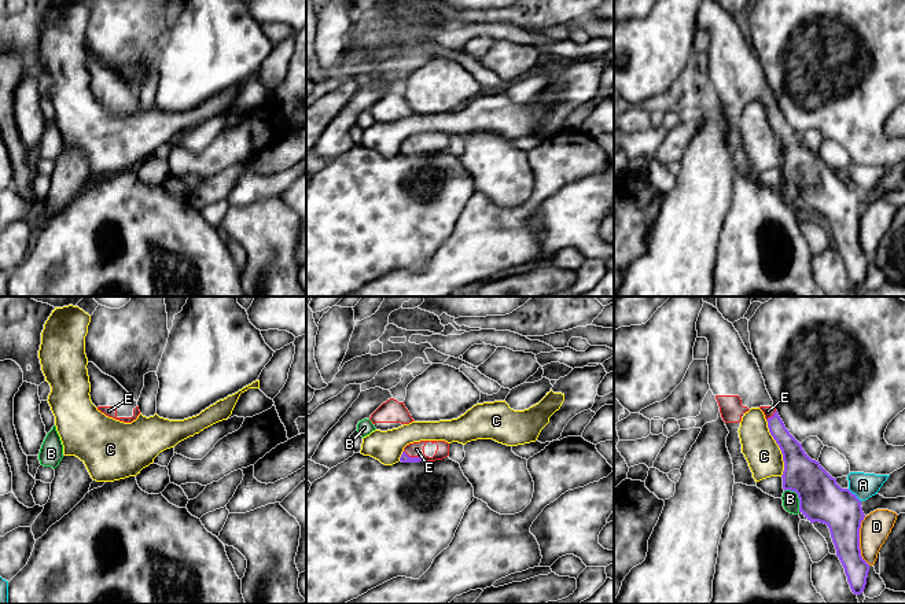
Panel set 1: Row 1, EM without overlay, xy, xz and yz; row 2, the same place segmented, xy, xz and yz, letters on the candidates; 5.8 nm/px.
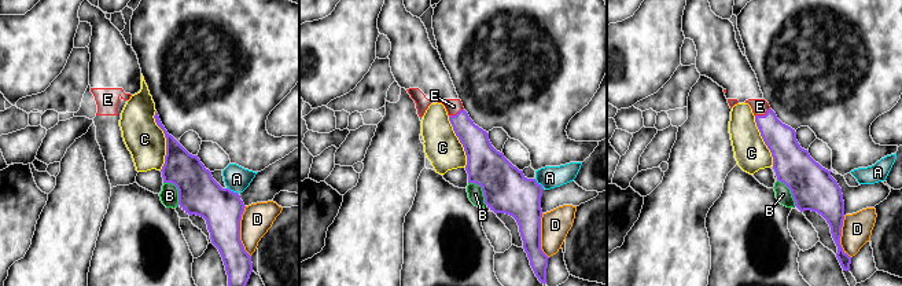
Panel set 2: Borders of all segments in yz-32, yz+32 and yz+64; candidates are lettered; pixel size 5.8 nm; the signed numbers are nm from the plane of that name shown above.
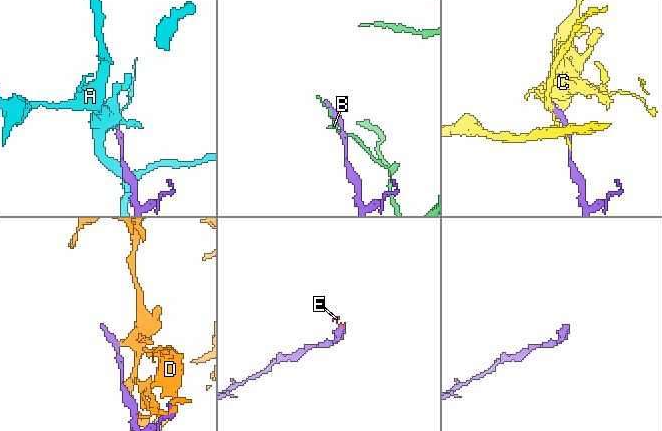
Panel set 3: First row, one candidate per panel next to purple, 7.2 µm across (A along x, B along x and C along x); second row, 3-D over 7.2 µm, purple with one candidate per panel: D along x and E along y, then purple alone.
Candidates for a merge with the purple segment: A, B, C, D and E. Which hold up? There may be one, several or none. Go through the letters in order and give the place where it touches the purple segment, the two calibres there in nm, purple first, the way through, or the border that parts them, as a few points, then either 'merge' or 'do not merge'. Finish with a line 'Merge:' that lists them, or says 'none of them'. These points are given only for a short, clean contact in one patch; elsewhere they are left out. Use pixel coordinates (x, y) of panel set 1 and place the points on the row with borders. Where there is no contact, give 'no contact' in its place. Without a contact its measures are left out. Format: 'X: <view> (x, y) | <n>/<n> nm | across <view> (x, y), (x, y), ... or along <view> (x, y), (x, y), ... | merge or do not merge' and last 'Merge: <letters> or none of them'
A: yz (854, 494) | 260/140 nm | along yz (848, 489), (860, 501) | do not merge
B: yz (798, 497) | 260/100 nm | do not merge
C: yz (779, 446) | 220/200 nm | do not merge
D: yz (858, 541) | 240/170 nm | do not merge
E: xz (415, 457) | 50/90 nm | across xz (404, 457), (415, 457), (416, 449) | merge
Merge: E

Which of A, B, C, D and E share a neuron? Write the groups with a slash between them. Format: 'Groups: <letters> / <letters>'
Groups: A / B / C / D / E

